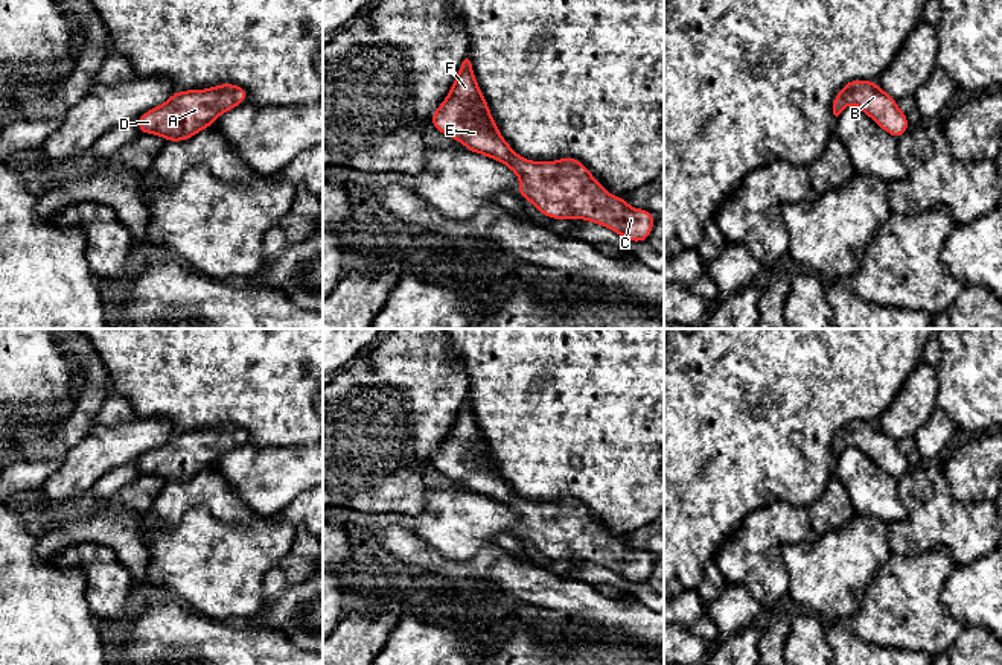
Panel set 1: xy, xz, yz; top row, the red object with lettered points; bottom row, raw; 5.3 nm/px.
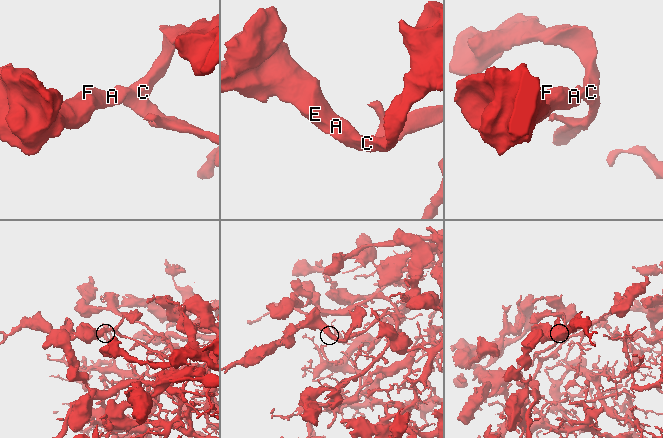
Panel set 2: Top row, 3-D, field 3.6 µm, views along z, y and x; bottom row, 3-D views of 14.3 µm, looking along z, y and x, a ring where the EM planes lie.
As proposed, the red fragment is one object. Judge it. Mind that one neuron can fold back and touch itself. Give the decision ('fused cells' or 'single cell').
single cell

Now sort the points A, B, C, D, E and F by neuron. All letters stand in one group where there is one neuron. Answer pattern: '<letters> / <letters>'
A B C D E F

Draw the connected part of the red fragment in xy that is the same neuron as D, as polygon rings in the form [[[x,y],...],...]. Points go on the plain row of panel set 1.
[[[236,425],[175,432],[164,444],[139,457],[136,464],[140,475],[155,475],[166,482],[184,482],[247,440],[247,431]]]

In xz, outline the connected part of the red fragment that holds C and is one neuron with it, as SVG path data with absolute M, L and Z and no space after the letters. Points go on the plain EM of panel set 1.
M467 399L446 440L432 452L431 464L467 492L504 504L519 519L518 536L544 557L595 563L630 583L649 580L655 555L609 536L577 499L530 502L518 496L499 475Z

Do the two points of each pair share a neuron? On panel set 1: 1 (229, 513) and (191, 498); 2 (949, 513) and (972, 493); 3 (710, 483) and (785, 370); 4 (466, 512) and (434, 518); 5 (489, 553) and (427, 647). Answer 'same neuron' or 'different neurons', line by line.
1: same neuron
2: different neurons
3: same neuron
4: same neuron
5: different neurons

